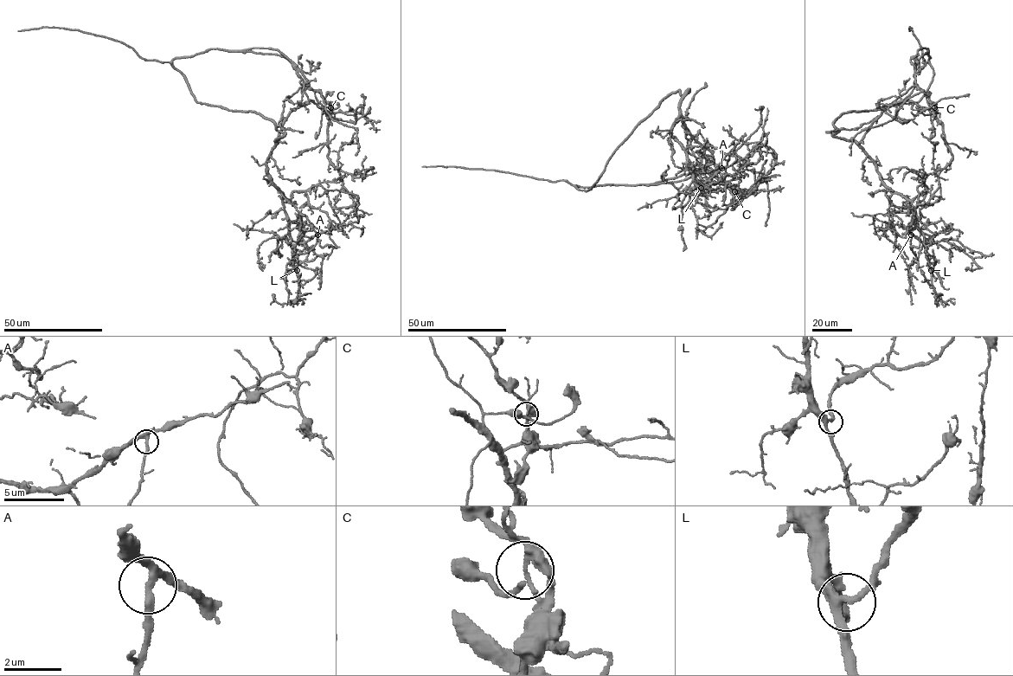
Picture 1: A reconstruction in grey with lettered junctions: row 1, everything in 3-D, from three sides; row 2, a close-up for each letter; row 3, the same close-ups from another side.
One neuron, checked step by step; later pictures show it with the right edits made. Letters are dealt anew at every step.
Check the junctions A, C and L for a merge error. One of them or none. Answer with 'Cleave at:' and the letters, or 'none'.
Cleave at: C

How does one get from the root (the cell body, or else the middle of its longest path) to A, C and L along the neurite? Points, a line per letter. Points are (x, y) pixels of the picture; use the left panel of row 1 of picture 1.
A: (262, 117), (285, 133), (276, 141), (266, 172), (283, 193), (290, 238), (305, 243), (317, 234)
C: (262, 117), (285, 133), (278, 142), (284, 119), (294, 109), (309, 100), (327, 113), (330, 107)
L: (262, 117), (285, 133), (276, 141), (266, 172), (283, 193), (297, 270)

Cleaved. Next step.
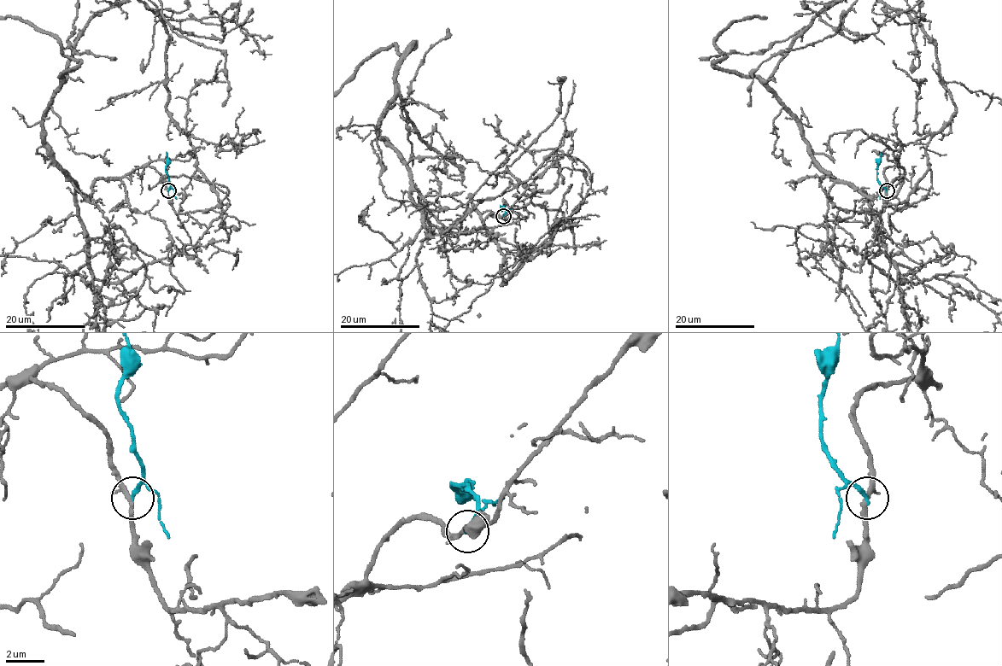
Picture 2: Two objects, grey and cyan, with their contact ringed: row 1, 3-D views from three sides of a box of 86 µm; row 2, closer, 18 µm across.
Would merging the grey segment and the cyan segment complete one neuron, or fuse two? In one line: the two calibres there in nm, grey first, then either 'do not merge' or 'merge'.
240 nm thick on the grey side, 200 nm on the other; do not merge

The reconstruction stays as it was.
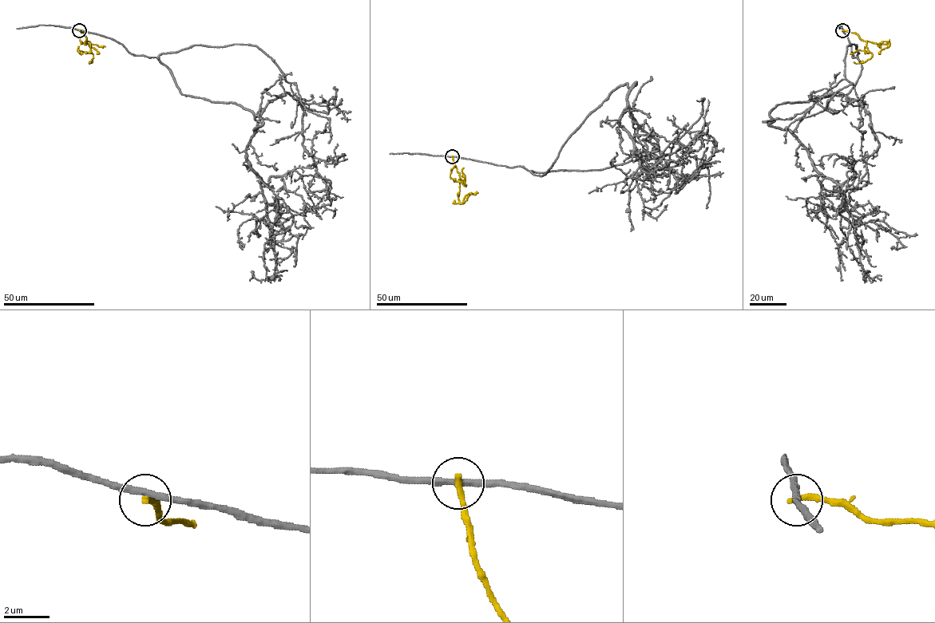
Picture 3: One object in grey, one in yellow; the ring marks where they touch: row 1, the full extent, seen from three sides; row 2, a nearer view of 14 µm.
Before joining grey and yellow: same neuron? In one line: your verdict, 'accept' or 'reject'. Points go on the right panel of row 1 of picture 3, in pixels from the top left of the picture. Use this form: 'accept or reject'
reject

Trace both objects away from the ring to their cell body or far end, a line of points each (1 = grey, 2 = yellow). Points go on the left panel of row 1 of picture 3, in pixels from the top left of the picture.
1: (80, 30), (250, 111), (267, 184), (330, 183), (294, 179)
2: (80, 30), (86, 37), (86, 44), (85, 41), (87, 44), (105, 46)

